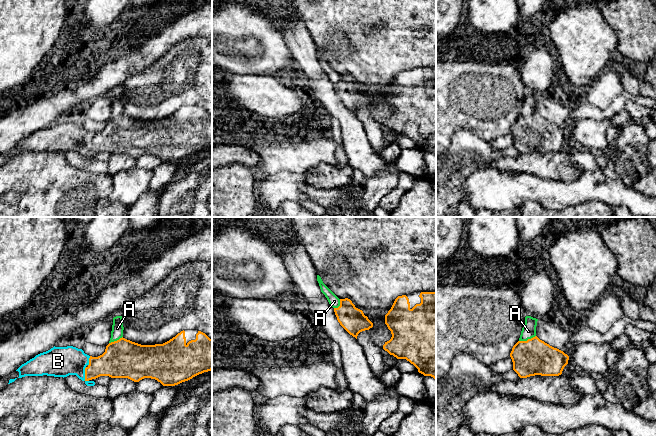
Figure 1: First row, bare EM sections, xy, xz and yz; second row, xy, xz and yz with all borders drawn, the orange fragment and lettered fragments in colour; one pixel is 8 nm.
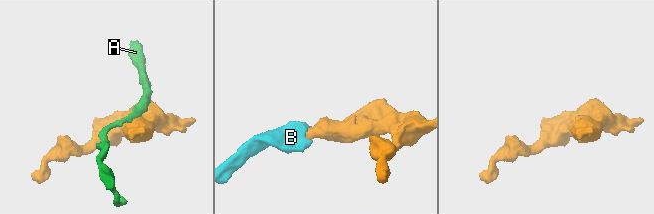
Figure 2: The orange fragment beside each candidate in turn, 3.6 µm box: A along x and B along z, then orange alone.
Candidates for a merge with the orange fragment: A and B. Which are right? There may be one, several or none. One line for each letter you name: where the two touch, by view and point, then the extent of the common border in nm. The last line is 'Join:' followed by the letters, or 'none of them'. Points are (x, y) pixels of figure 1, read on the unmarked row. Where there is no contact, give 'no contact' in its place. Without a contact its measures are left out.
B: contact xy (85, 151); length 120 nm
Join: B

